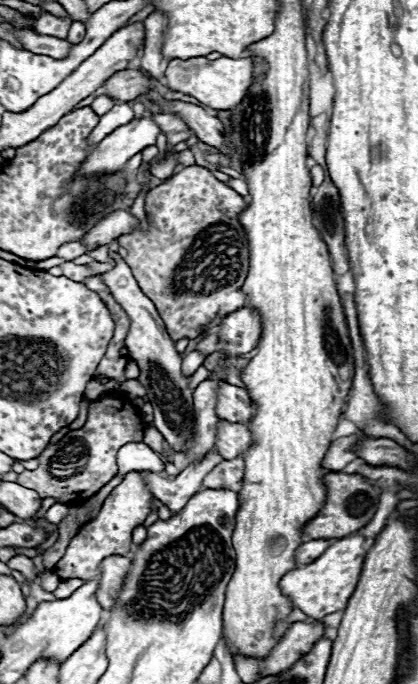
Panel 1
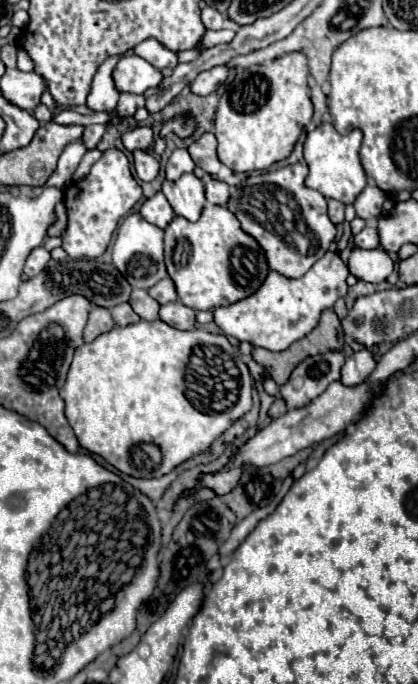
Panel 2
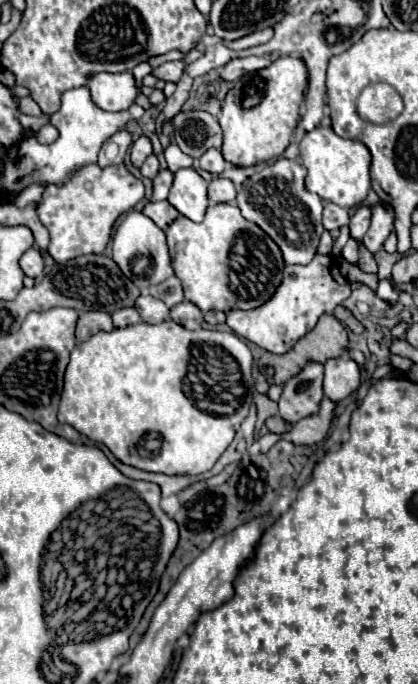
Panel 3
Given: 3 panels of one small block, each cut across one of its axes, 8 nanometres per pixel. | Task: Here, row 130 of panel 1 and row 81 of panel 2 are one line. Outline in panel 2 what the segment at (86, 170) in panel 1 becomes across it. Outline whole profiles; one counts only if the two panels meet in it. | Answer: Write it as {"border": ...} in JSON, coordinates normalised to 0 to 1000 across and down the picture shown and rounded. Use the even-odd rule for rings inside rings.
{"border":[[[292,82],[268,105],[268,117],[282,135],[344,137],[388,120],[388,108],[359,91],[335,82]]]}

